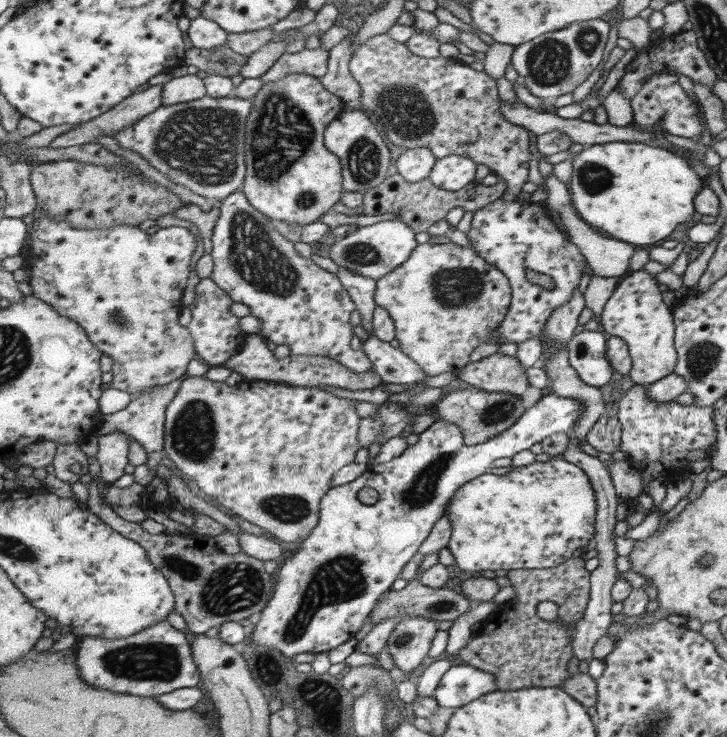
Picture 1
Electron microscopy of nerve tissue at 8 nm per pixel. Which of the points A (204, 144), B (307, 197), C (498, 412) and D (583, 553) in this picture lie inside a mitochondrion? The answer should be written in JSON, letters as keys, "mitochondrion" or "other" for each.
{"A":"mitochondrion","B":"mitochondrion","C":"mitochondrion","D":"other"}

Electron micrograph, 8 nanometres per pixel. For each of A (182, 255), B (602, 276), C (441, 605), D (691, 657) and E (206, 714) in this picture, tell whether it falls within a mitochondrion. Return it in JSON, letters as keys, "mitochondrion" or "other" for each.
{"A":"other","B":"other","C":"mitochondrion","D":"other","E":"other"}

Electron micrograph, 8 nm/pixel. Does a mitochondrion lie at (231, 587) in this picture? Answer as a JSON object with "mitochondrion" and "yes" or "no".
{"mitochondrion":"yes"}

